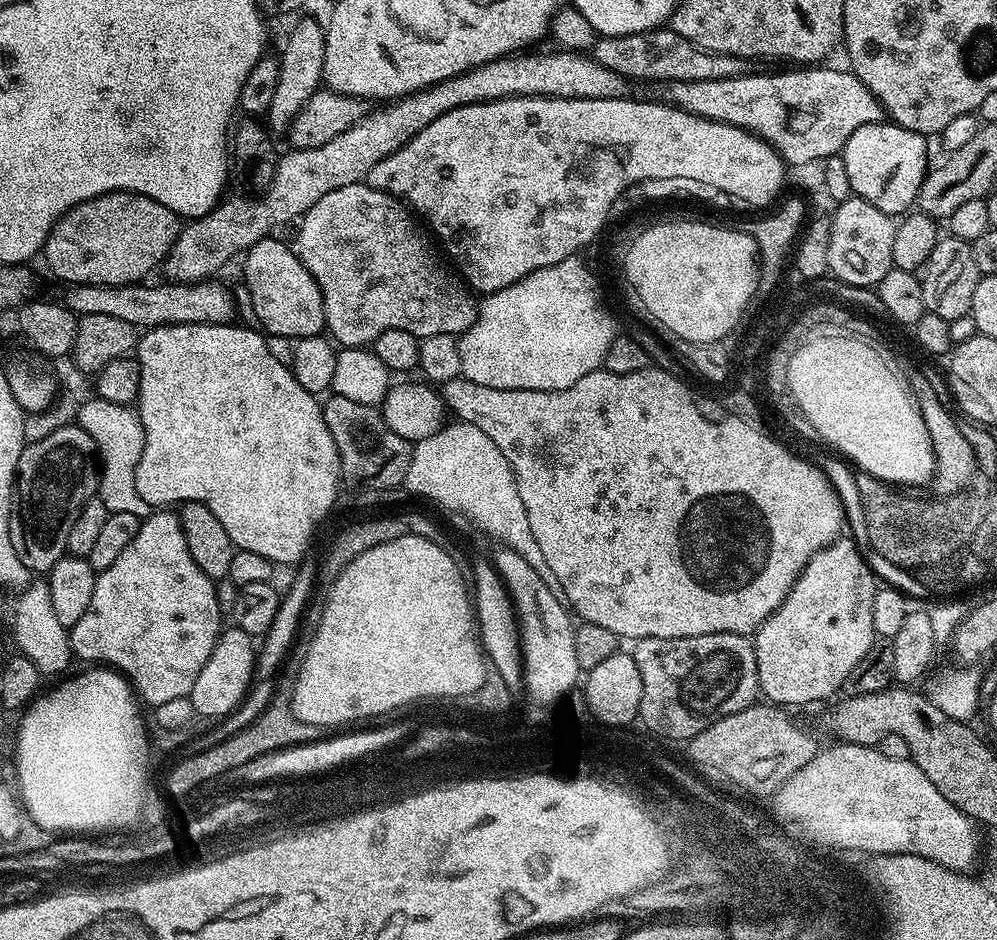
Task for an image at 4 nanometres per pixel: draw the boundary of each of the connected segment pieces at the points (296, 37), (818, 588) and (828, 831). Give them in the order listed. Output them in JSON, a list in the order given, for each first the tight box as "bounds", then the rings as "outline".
[{"bounds":[266,15,326,133],"outline":[[[301,15],[296,25],[288,32],[284,40],[284,49],[278,52],[280,69],[278,70],[278,86],[274,89],[274,102],[270,102],[266,113],[266,124],[273,133],[283,133],[292,120],[306,106],[306,102],[319,92],[324,79],[324,63],[326,62],[326,31],[325,25],[320,24],[312,16]]]},{"bounds":[754,538,877,706],"outline":[[[837,538],[809,558],[783,606],[770,614],[770,618],[766,618],[764,625],[754,634],[759,695],[777,706],[812,704],[827,696],[835,697],[843,689],[846,678],[850,678],[850,670],[854,670],[854,666],[858,666],[858,662],[862,662],[877,643],[874,630],[874,594],[877,587],[877,577],[864,559],[864,553],[851,538]]]},{"bounds":[770,742,980,874],"outline":[[[836,742],[833,745],[833,748],[821,747],[816,756],[798,770],[798,774],[776,791],[770,805],[782,823],[797,828],[806,839],[824,848],[872,852],[873,857],[910,854],[936,861],[961,874],[973,871],[980,856],[977,823],[946,800],[912,759],[886,758],[879,747],[867,744]]]}]

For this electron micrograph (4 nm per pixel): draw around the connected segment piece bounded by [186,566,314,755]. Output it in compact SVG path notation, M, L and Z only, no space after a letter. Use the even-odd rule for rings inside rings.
M300 566L295 569L296 577L292 580L292 585L288 588L288 593L285 591L280 597L280 605L278 606L278 614L274 614L274 622L270 625L270 630L262 638L262 643L259 645L256 653L256 671L252 673L252 685L248 688L248 694L244 701L241 702L239 708L236 709L230 722L220 722L216 729L209 731L192 740L187 745L187 753L189 755L206 751L210 747L218 743L222 743L224 739L228 739L234 734L238 734L240 728L244 728L251 721L259 716L262 710L266 710L266 706L271 704L272 696L276 693L276 682L280 668L280 663L284 660L284 655L290 652L294 641L298 635L300 627L300 617L304 615L309 607L308 595L312 592L312 580L314 584L314 572L305 566ZM264 644L264 645L263 645ZM232 723L232 724L228 724Z

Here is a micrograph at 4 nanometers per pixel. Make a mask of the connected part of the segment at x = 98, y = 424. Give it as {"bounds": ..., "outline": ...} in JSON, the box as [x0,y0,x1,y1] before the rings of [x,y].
{"bounds":[75,399,154,518],"outline":[[[91,399],[77,407],[75,423],[86,430],[86,434],[90,434],[96,443],[98,499],[109,513],[134,514],[141,518],[151,516],[154,511],[152,505],[142,502],[142,494],[138,494],[138,486],[134,486],[134,470],[138,470],[138,458],[142,458],[144,449],[144,431],[139,411],[132,406],[118,406],[118,402]]]}

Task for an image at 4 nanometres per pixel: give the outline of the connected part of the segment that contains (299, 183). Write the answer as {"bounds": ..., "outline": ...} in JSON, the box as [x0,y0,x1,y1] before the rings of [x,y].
{"bounds":[162,50,629,284],"outline":[[[555,50],[546,56],[528,56],[532,54],[513,54],[502,56],[498,60],[491,60],[477,68],[471,68],[469,72],[458,74],[454,78],[444,80],[442,83],[431,84],[429,88],[424,88],[420,92],[411,92],[409,96],[401,96],[399,100],[385,103],[381,112],[369,111],[367,116],[363,116],[357,124],[350,126],[350,130],[342,130],[338,138],[326,142],[326,146],[318,146],[310,150],[288,150],[288,153],[281,155],[276,161],[276,173],[270,182],[270,186],[265,192],[255,196],[232,196],[216,205],[211,212],[205,216],[197,216],[191,222],[185,223],[180,229],[174,246],[168,252],[168,256],[163,262],[162,272],[165,272],[167,279],[173,284],[196,284],[199,280],[213,279],[216,271],[223,266],[227,260],[232,260],[236,255],[239,257],[254,242],[263,240],[265,236],[273,235],[283,224],[299,221],[318,202],[318,198],[323,198],[325,194],[330,194],[330,190],[342,190],[342,186],[359,184],[367,177],[368,172],[382,158],[394,154],[414,134],[421,132],[434,118],[454,110],[458,106],[470,106],[471,104],[484,104],[487,100],[503,100],[505,96],[557,96],[567,100],[577,100],[578,98],[614,98],[623,100],[629,95],[629,81],[623,76],[614,74],[614,70],[606,70],[591,55],[579,54],[569,50]]]}

